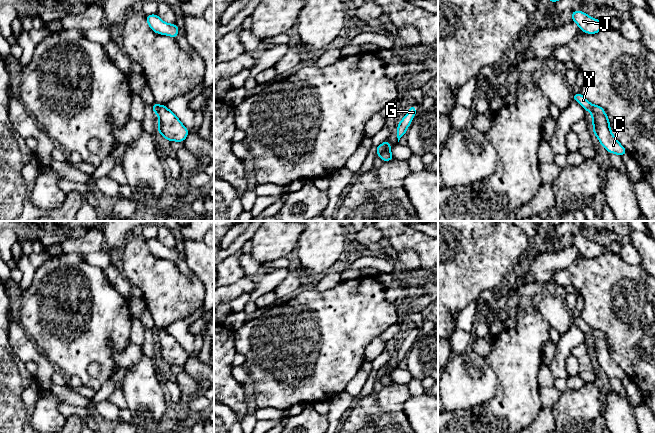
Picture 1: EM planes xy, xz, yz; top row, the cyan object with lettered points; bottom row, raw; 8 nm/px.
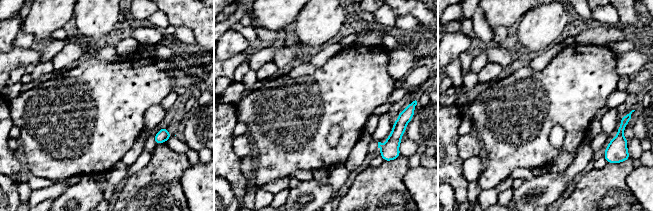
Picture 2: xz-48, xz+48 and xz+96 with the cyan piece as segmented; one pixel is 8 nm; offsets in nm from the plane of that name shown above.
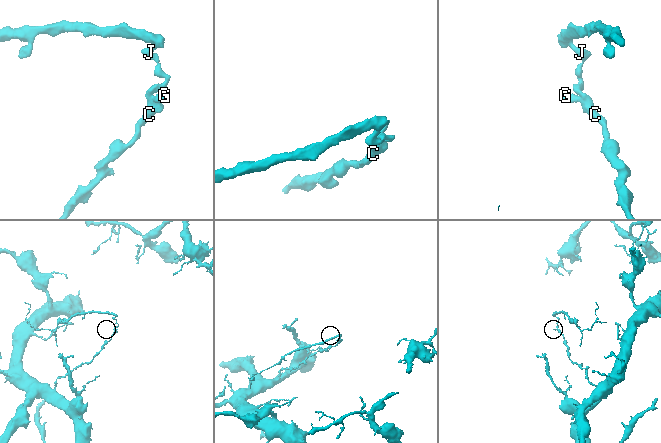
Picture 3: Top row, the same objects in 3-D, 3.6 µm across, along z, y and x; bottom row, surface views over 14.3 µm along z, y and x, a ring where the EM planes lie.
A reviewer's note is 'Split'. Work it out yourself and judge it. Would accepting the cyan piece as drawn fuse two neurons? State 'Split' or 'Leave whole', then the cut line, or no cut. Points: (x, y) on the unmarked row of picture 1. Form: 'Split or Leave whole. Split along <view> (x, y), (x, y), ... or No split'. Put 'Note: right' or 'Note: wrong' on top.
Note: right
Split. Split along xz (390, 368), (380, 380)

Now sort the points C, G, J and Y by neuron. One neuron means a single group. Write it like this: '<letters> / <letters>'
C G / J Y

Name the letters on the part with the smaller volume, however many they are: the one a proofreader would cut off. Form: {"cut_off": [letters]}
{"cut_off": ["J", "Y"]}

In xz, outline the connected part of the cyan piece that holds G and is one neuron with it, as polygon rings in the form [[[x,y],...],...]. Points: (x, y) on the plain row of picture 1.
[[[411,328],[409,330],[410,335],[406,338],[406,340],[400,344],[398,350],[397,350],[397,362],[398,366],[402,360],[406,358],[407,352],[411,349],[412,343],[417,337],[417,334],[415,333],[415,330]]]

